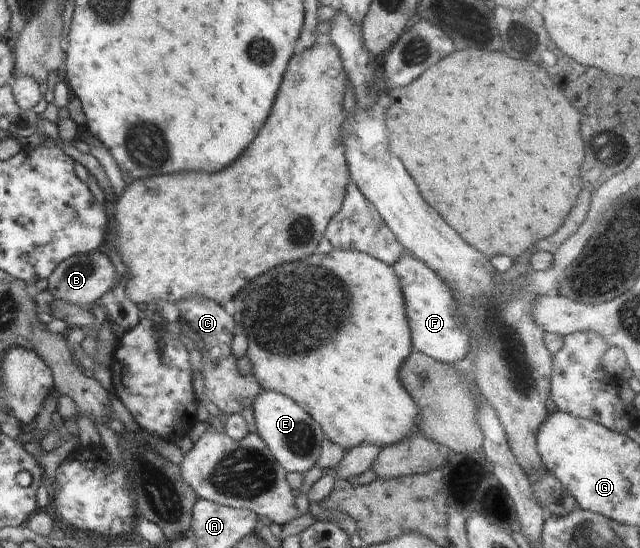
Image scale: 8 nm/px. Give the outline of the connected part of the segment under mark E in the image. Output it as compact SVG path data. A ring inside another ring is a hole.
M263 389L252 402L255 428L286 472L307 472L315 466L325 440L323 429L292 398Z

